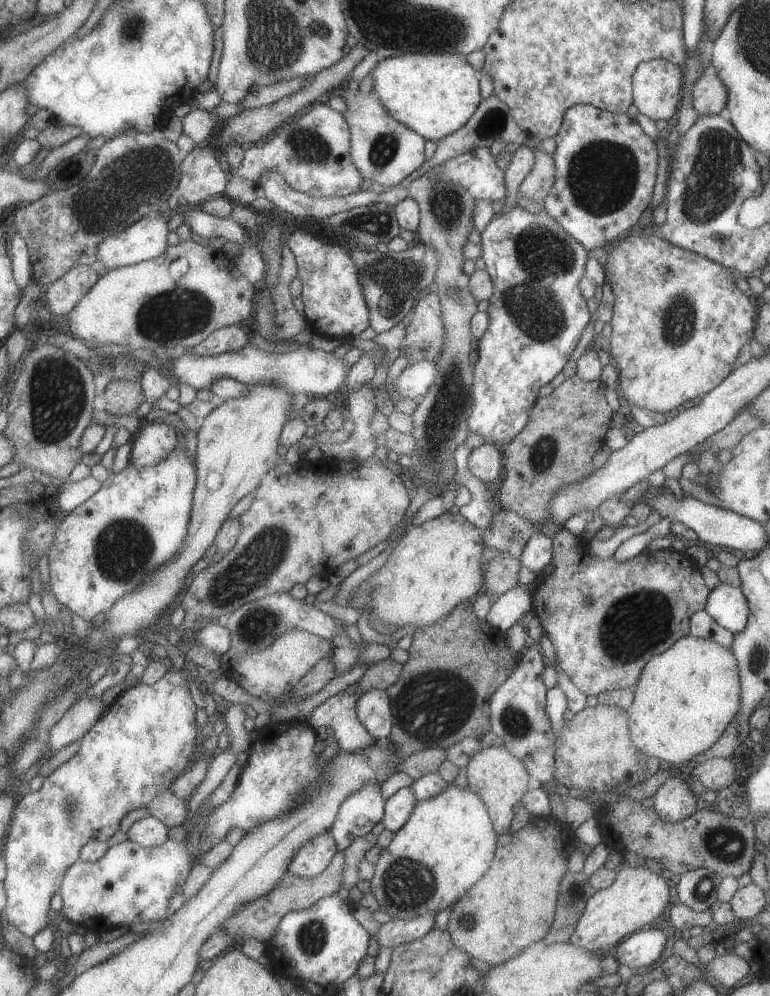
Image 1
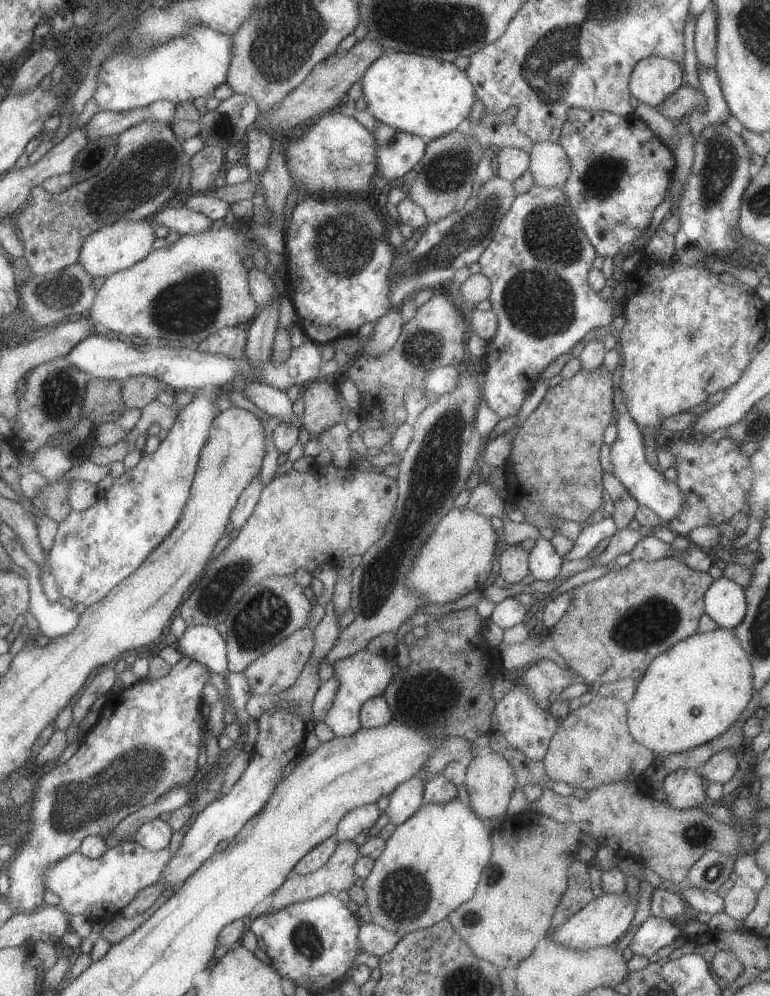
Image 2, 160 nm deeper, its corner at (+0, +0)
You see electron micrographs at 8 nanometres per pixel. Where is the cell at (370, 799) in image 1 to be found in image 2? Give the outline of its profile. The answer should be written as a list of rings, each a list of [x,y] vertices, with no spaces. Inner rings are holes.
[[[369,803],[346,812],[337,823],[334,835],[338,841],[351,841],[375,824],[382,812],[375,803]]]

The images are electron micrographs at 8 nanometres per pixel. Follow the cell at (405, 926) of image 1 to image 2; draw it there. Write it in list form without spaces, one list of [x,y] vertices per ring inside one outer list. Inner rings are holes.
[[[369,922],[359,926],[356,943],[359,951],[380,957],[389,952],[400,938],[398,934]]]

